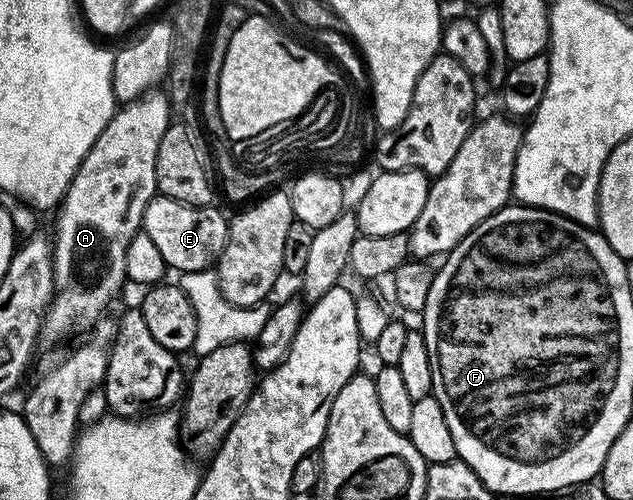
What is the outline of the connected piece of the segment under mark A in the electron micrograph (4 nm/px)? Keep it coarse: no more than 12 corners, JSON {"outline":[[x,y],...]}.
{"outline":[[163,91],[116,108],[57,206],[42,336],[94,326],[157,196]]}

